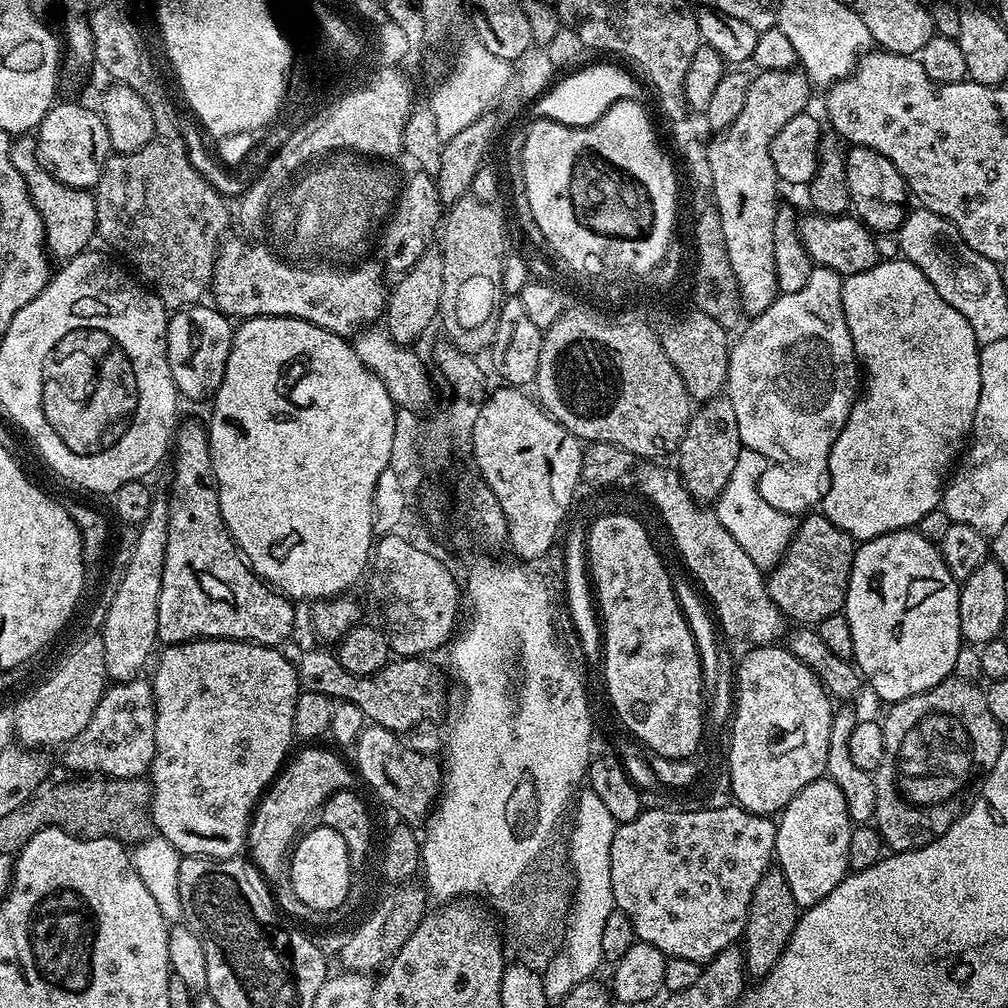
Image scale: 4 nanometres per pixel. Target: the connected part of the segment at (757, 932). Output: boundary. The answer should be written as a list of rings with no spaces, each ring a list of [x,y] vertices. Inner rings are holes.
[[[769,866],[758,878],[758,886],[754,886],[754,894],[750,898],[748,917],[744,923],[742,947],[744,950],[744,966],[749,977],[763,978],[782,958],[786,946],[796,929],[798,906],[794,902],[794,893],[790,890],[790,882],[786,882],[786,874],[782,874],[779,866]]]

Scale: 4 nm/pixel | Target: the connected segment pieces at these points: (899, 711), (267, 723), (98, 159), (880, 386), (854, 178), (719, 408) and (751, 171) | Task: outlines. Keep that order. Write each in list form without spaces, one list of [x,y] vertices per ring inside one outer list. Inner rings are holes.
[[[949,678],[941,682],[938,686],[934,686],[930,690],[926,690],[922,694],[914,694],[905,700],[897,700],[891,705],[892,708],[885,716],[882,716],[884,726],[884,756],[892,756],[906,732],[906,728],[918,720],[922,722],[924,712],[948,712],[950,720],[954,720],[958,726],[964,724],[964,736],[968,736],[970,744],[974,744],[974,766],[978,770],[978,762],[984,766],[986,771],[992,772],[994,766],[998,762],[998,754],[1002,754],[1002,746],[1006,742],[1004,736],[1005,729],[994,718],[994,714],[990,714],[990,706],[986,706],[986,698],[984,697],[985,689],[979,688],[979,683],[972,683],[957,678]]]
[[[201,638],[188,640],[184,644],[169,644],[163,649],[164,653],[155,661],[156,673],[150,676],[152,693],[156,695],[156,725],[154,726],[154,742],[156,753],[150,769],[152,789],[151,816],[155,831],[167,838],[177,852],[190,856],[206,856],[209,858],[232,858],[236,852],[245,847],[246,833],[250,817],[263,797],[266,789],[276,779],[282,765],[289,759],[288,747],[294,741],[294,706],[300,697],[300,679],[296,676],[296,666],[291,659],[280,653],[281,649],[266,644],[254,644],[251,640],[218,640]]]
[[[53,103],[39,126],[39,155],[46,161],[46,167],[52,176],[58,178],[58,182],[75,188],[95,189],[104,164],[112,152],[112,140],[104,125],[103,115],[84,104],[60,103]]]
[[[903,258],[895,259],[881,259],[870,270],[862,270],[858,274],[849,276],[842,283],[842,306],[846,326],[850,330],[850,338],[856,351],[859,367],[862,369],[863,375],[864,372],[868,375],[868,381],[865,384],[863,381],[862,395],[853,403],[846,426],[842,426],[828,455],[828,486],[822,497],[822,512],[830,522],[834,522],[834,526],[838,526],[846,534],[850,534],[852,539],[857,542],[872,540],[875,536],[884,536],[888,532],[911,529],[913,526],[919,525],[921,518],[930,514],[930,510],[941,507],[942,489],[945,487],[946,477],[949,475],[966,437],[971,433],[974,414],[978,410],[982,390],[981,345],[976,342],[974,330],[970,330],[970,322],[966,322],[966,318],[962,318],[962,314],[958,314],[958,310],[954,310],[954,306],[950,306],[946,302],[946,298],[942,298],[942,294],[938,294],[938,290],[934,290],[934,286],[930,286],[926,274],[922,274],[922,270],[918,270],[918,266],[914,266]]]
[[[849,147],[844,158],[844,165],[850,186],[852,208],[860,223],[865,224],[876,234],[895,233],[906,215],[904,203],[910,200],[904,175],[885,156],[878,154],[872,148]]]
[[[721,394],[703,401],[688,417],[688,425],[678,449],[678,471],[688,493],[705,506],[719,500],[722,490],[726,490],[726,482],[730,482],[730,474],[734,474],[740,451],[738,418],[727,395]]]
[[[789,70],[787,72],[761,72],[757,71],[752,76],[750,82],[750,90],[746,90],[746,106],[742,106],[742,114],[738,114],[738,118],[734,118],[734,122],[729,128],[724,129],[723,132],[713,135],[707,141],[707,148],[710,160],[711,177],[713,184],[710,189],[710,195],[713,196],[714,206],[718,210],[718,214],[722,218],[722,234],[726,238],[726,254],[730,266],[736,275],[736,281],[740,287],[740,307],[743,315],[748,318],[755,318],[763,314],[772,303],[775,302],[778,295],[776,291],[776,275],[774,274],[774,222],[776,221],[776,209],[778,201],[776,201],[776,184],[778,185],[778,177],[774,170],[774,162],[772,161],[772,143],[778,134],[778,130],[782,130],[782,126],[786,126],[786,122],[790,122],[790,118],[794,118],[798,113],[805,111],[808,105],[808,88],[810,89],[810,81],[803,71]]]

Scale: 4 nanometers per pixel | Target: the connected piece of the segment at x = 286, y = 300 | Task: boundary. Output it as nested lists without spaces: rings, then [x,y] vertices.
[[[229,235],[216,249],[216,261],[212,271],[210,300],[219,311],[229,318],[253,316],[285,316],[305,320],[319,328],[325,328],[335,336],[355,337],[365,326],[372,326],[385,315],[386,288],[380,281],[376,268],[360,268],[357,272],[339,272],[336,266],[297,266],[295,263],[272,253],[264,244],[247,244],[238,237]]]

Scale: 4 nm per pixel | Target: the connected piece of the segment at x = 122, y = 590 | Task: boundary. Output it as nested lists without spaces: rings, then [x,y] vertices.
[[[164,498],[153,499],[150,514],[146,514],[146,522],[138,525],[137,542],[125,576],[113,601],[102,627],[104,649],[106,650],[106,670],[112,682],[130,680],[141,675],[140,667],[151,661],[152,647],[157,647],[158,637],[158,598],[162,590],[162,570],[166,562],[166,542],[168,541],[168,502]]]

